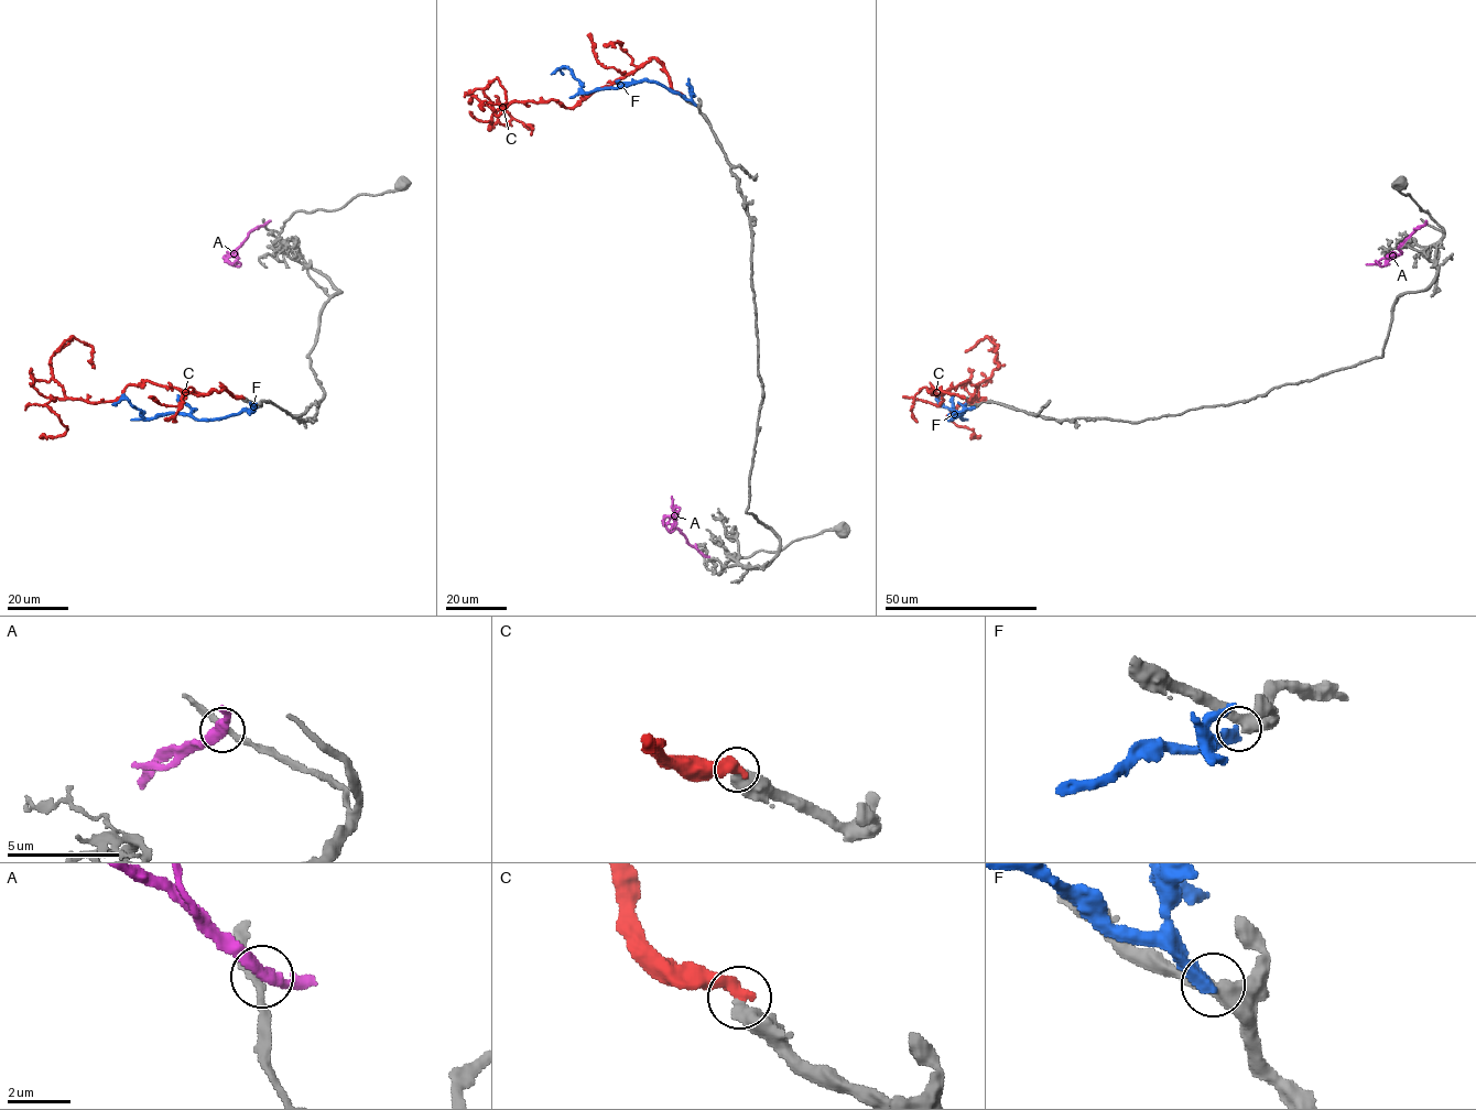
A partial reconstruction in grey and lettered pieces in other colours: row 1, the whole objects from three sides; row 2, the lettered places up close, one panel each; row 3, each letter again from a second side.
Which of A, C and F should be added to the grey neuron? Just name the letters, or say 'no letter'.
no letter

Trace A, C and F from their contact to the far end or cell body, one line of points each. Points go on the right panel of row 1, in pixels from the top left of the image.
A: (1425, 224), (1384, 265), (1377, 262), (1366, 264)
C: (964, 396), (929, 390), (969, 381), (972, 402), (999, 367), (989, 337), (1005, 365)
F: (974, 406), (950, 420), (957, 413), (962, 419), (941, 406), (936, 399), (944, 404)

